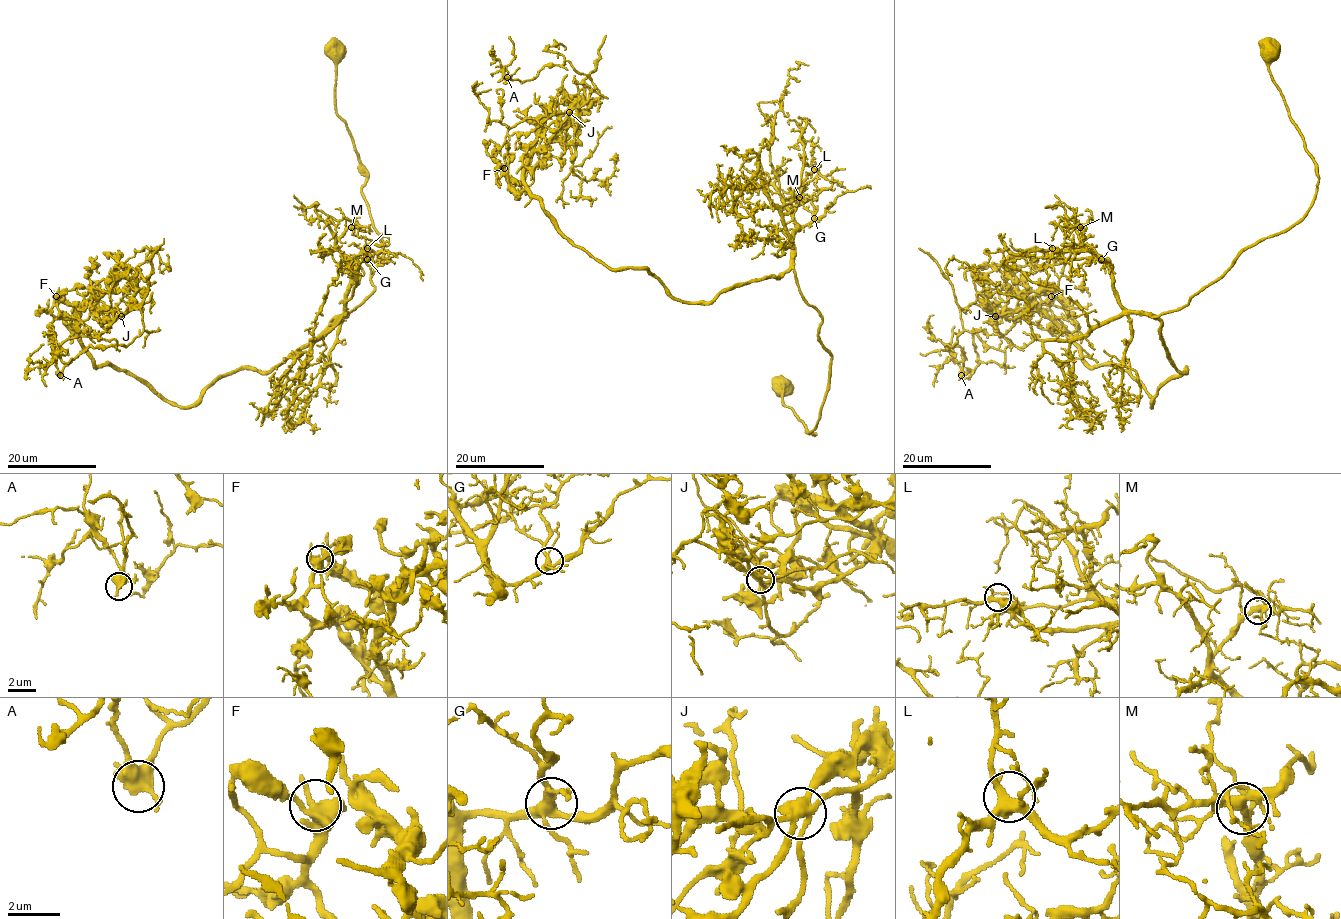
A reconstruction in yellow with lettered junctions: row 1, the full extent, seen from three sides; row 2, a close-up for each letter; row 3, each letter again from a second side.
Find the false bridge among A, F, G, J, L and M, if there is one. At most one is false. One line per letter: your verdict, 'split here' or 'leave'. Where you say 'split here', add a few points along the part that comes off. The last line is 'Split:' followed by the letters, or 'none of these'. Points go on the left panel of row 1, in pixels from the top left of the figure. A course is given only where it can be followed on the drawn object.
A: leave
F: leave
G: leave
J: split here; foreign part runs (121, 316), (142, 304), (143, 331), (127, 345), (90, 346), (60, 372), (61, 353)
L: leave
M: leave
Split: J

